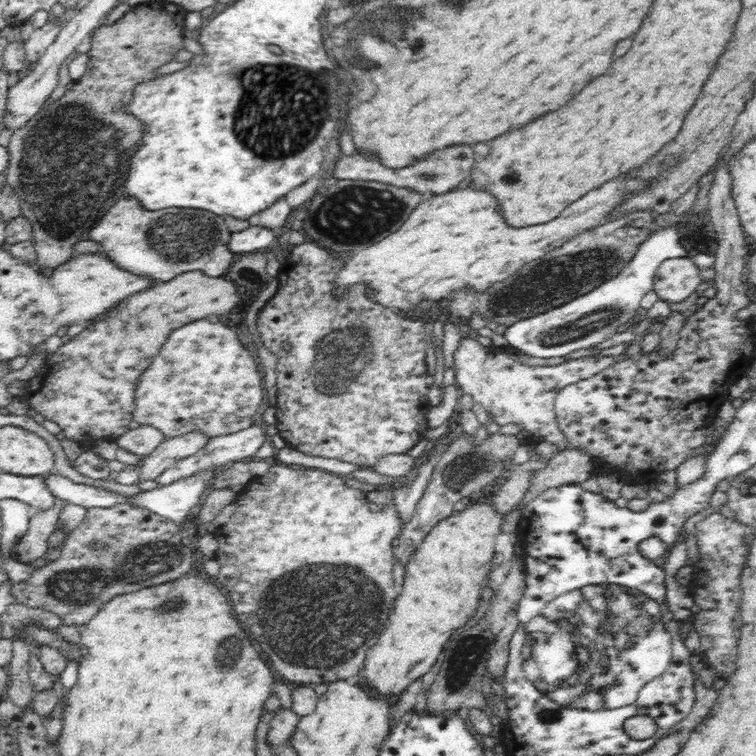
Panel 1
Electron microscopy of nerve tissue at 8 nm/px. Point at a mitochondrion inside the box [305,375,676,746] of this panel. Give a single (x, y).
(550, 650)

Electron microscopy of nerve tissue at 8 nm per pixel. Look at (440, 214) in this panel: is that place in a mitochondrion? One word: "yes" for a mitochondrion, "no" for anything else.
no

